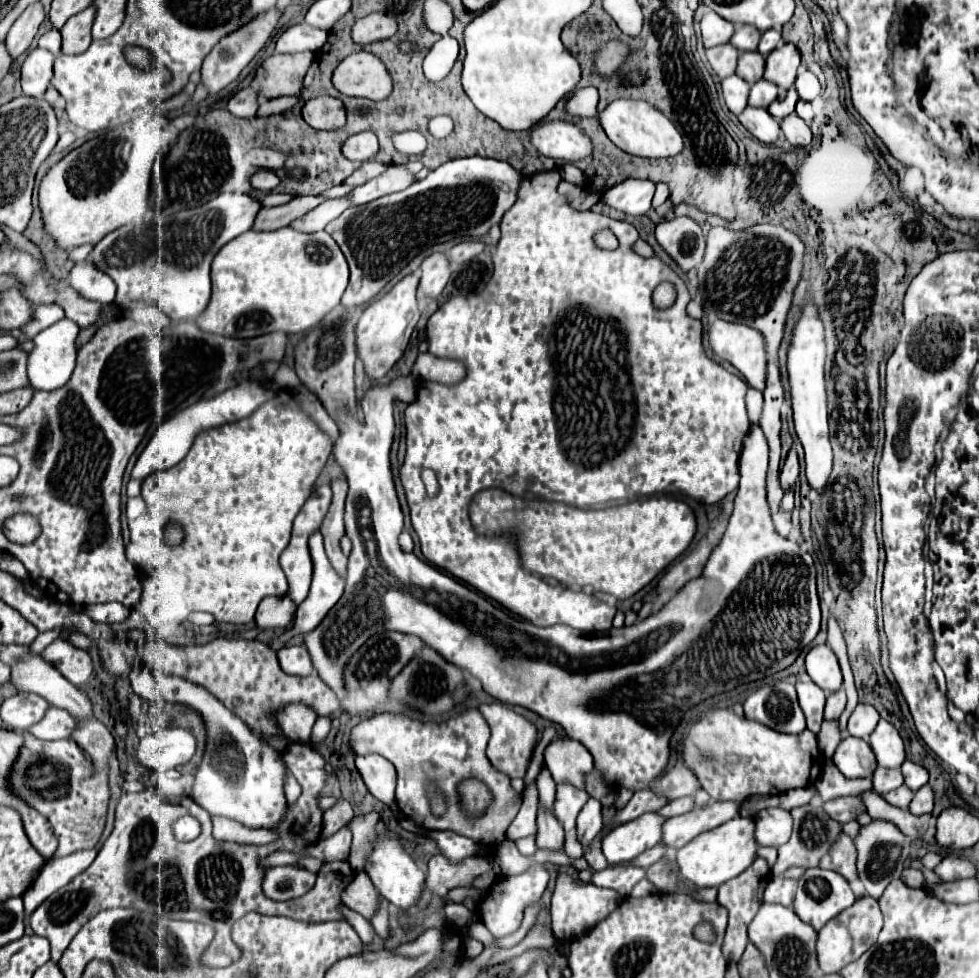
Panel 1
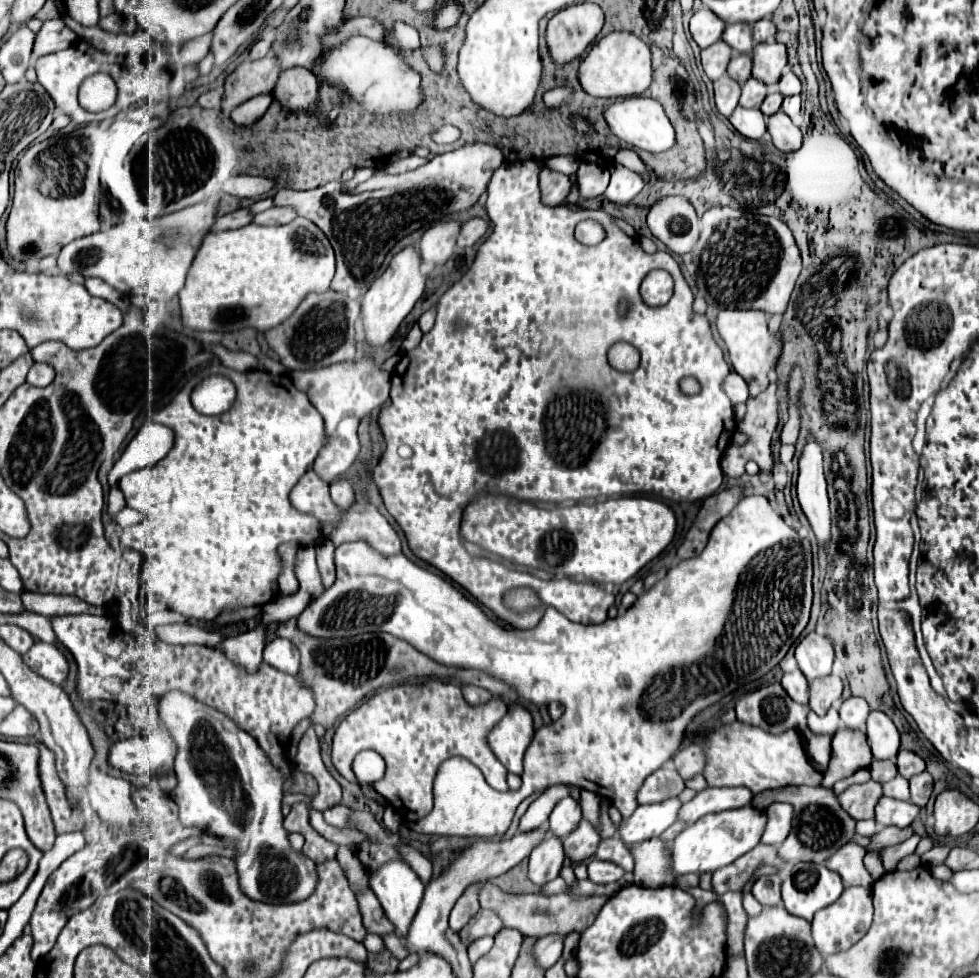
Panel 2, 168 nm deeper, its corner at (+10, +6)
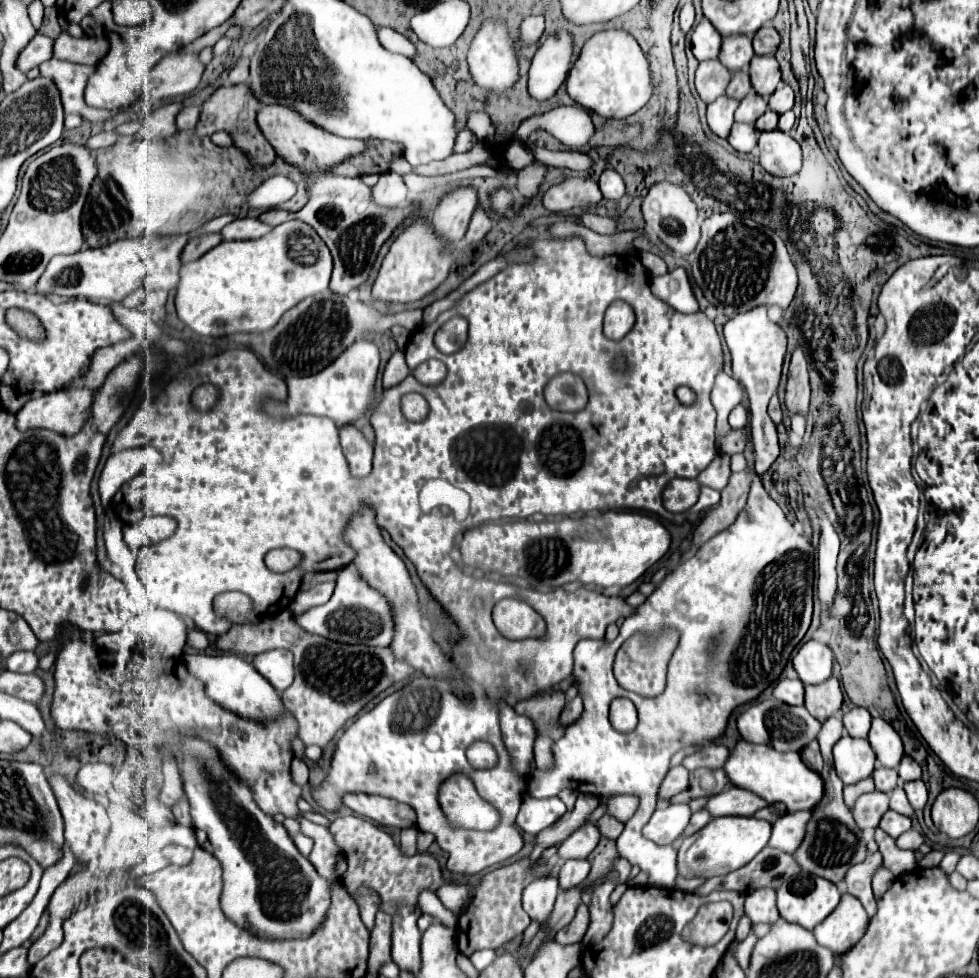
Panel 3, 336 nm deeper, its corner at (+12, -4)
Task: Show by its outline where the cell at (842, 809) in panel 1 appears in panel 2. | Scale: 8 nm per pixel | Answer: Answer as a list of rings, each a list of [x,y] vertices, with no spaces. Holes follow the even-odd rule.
[[[878,782],[854,784],[838,794],[838,802],[842,810],[846,810],[854,820],[874,818],[874,806],[882,796],[882,786]]]

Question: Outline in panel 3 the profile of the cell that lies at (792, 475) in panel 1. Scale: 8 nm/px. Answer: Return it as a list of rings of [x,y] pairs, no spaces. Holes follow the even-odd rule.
[[[796,346],[790,360],[790,372],[788,372],[788,386],[786,386],[786,406],[792,412],[808,412],[808,400],[810,400],[810,384],[808,384],[808,368],[806,368],[806,356],[802,346]]]

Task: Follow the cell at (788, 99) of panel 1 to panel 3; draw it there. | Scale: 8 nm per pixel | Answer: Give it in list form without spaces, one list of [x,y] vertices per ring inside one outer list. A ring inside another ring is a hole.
[[[766,110],[758,120],[756,120],[756,130],[758,132],[768,132],[768,130],[774,130],[778,124],[778,114],[772,112],[772,110]]]

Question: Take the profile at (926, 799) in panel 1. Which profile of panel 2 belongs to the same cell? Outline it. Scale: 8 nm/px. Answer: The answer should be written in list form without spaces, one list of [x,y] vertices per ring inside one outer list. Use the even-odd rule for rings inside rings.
[[[928,772],[910,778],[910,802],[924,808],[932,794],[932,776]]]

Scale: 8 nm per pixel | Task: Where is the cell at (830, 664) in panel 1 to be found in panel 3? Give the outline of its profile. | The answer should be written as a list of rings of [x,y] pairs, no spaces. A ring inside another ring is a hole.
[[[808,640],[802,644],[792,662],[804,684],[820,684],[832,674],[832,652],[818,640]]]

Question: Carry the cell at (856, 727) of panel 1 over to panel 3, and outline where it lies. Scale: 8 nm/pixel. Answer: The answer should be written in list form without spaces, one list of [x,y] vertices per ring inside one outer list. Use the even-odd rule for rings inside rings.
[[[852,708],[848,714],[844,714],[844,726],[852,738],[866,738],[870,720],[872,716],[866,708]]]

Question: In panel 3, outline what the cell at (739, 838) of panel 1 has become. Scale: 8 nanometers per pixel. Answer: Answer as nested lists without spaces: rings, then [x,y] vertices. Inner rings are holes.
[[[720,816],[712,818],[700,832],[684,838],[682,846],[678,848],[678,874],[684,878],[712,878],[734,872],[746,866],[770,840],[770,824],[758,818],[744,818],[744,816]]]

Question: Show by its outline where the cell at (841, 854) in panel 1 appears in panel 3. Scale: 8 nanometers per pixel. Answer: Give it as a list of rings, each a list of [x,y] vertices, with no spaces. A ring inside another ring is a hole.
[[[874,852],[874,854],[868,854],[864,862],[852,866],[846,874],[846,886],[848,886],[848,892],[852,896],[856,896],[864,910],[868,912],[868,916],[872,918],[876,914],[876,900],[874,900],[874,894],[872,894],[872,876],[882,868],[882,856],[880,852]]]

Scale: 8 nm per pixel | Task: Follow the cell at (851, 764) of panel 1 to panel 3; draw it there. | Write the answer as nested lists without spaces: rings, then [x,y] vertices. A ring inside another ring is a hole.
[[[842,736],[834,746],[834,768],[844,784],[864,780],[875,769],[876,755],[868,740]]]

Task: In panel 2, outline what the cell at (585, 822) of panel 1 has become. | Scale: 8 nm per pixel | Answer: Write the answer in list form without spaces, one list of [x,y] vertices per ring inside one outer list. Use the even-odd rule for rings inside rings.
[[[580,822],[576,830],[572,830],[564,840],[564,852],[566,858],[576,864],[576,862],[584,862],[586,858],[590,858],[596,852],[596,846],[600,842],[600,834],[596,832],[594,826],[590,826],[590,822]]]

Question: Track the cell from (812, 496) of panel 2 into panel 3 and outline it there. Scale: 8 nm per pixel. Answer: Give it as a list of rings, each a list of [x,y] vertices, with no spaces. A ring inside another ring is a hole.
[[[820,514],[822,518],[822,534],[818,546],[818,598],[822,608],[832,608],[834,594],[836,594],[836,556],[840,548],[838,534],[834,532],[832,524]]]

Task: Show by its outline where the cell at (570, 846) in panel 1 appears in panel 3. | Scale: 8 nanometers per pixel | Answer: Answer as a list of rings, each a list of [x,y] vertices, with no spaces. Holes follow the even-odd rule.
[[[582,904],[582,906],[578,908],[574,920],[556,934],[556,940],[558,940],[560,944],[580,942],[582,936],[586,934],[586,930],[588,930],[588,924],[590,924],[590,912],[588,912],[588,906]]]

